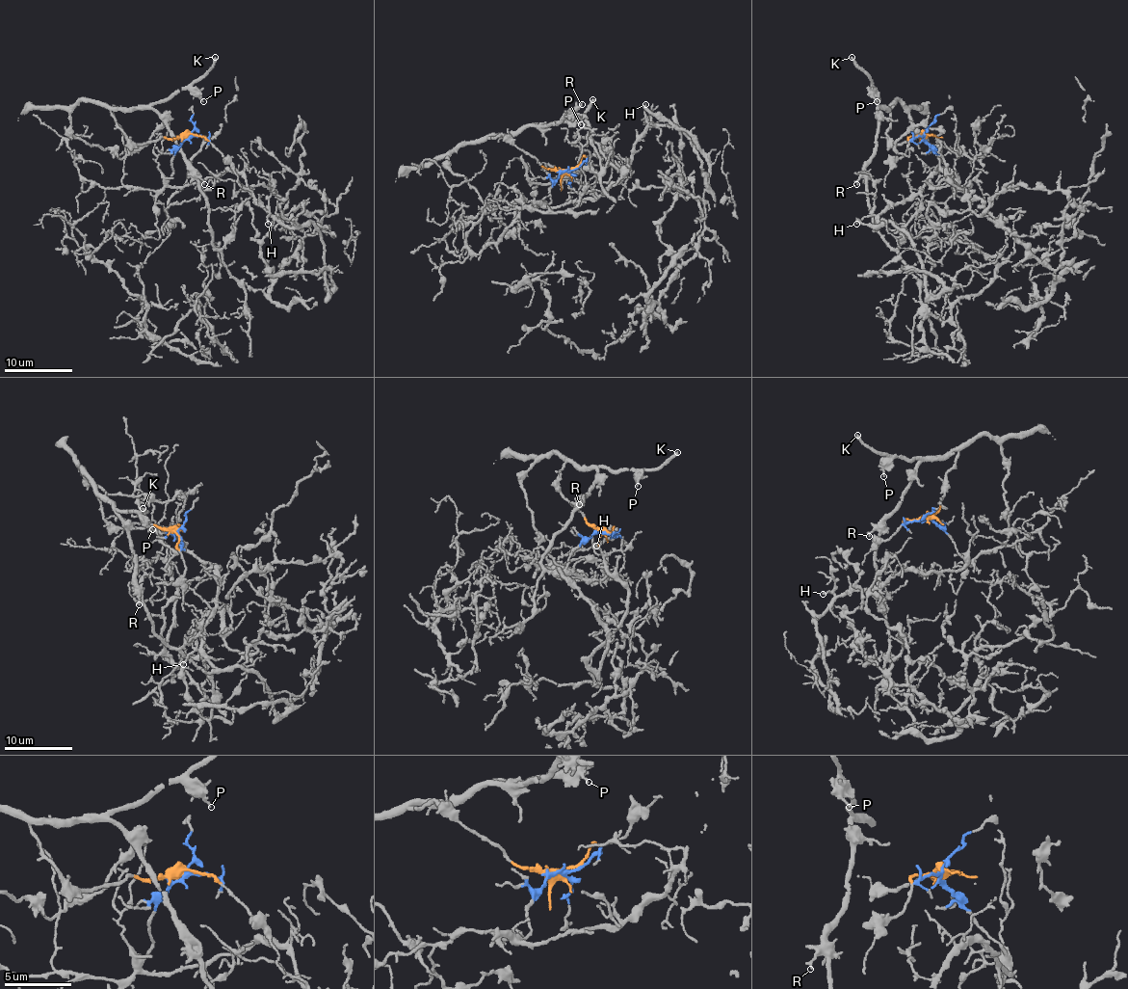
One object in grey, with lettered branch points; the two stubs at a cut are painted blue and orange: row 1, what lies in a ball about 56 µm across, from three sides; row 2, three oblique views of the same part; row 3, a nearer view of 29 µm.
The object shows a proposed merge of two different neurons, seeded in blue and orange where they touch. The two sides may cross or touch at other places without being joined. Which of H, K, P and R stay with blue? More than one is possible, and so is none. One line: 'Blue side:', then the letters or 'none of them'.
Blue side: H

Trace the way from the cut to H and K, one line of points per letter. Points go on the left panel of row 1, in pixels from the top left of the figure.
H: (190, 135), (174, 154), (168, 183), (183, 186), (217, 178), (225, 171), (238, 171), (269, 214), (269, 225)
K: (190, 135), (133, 144), (111, 113), (164, 102), (193, 84), (216, 56)

